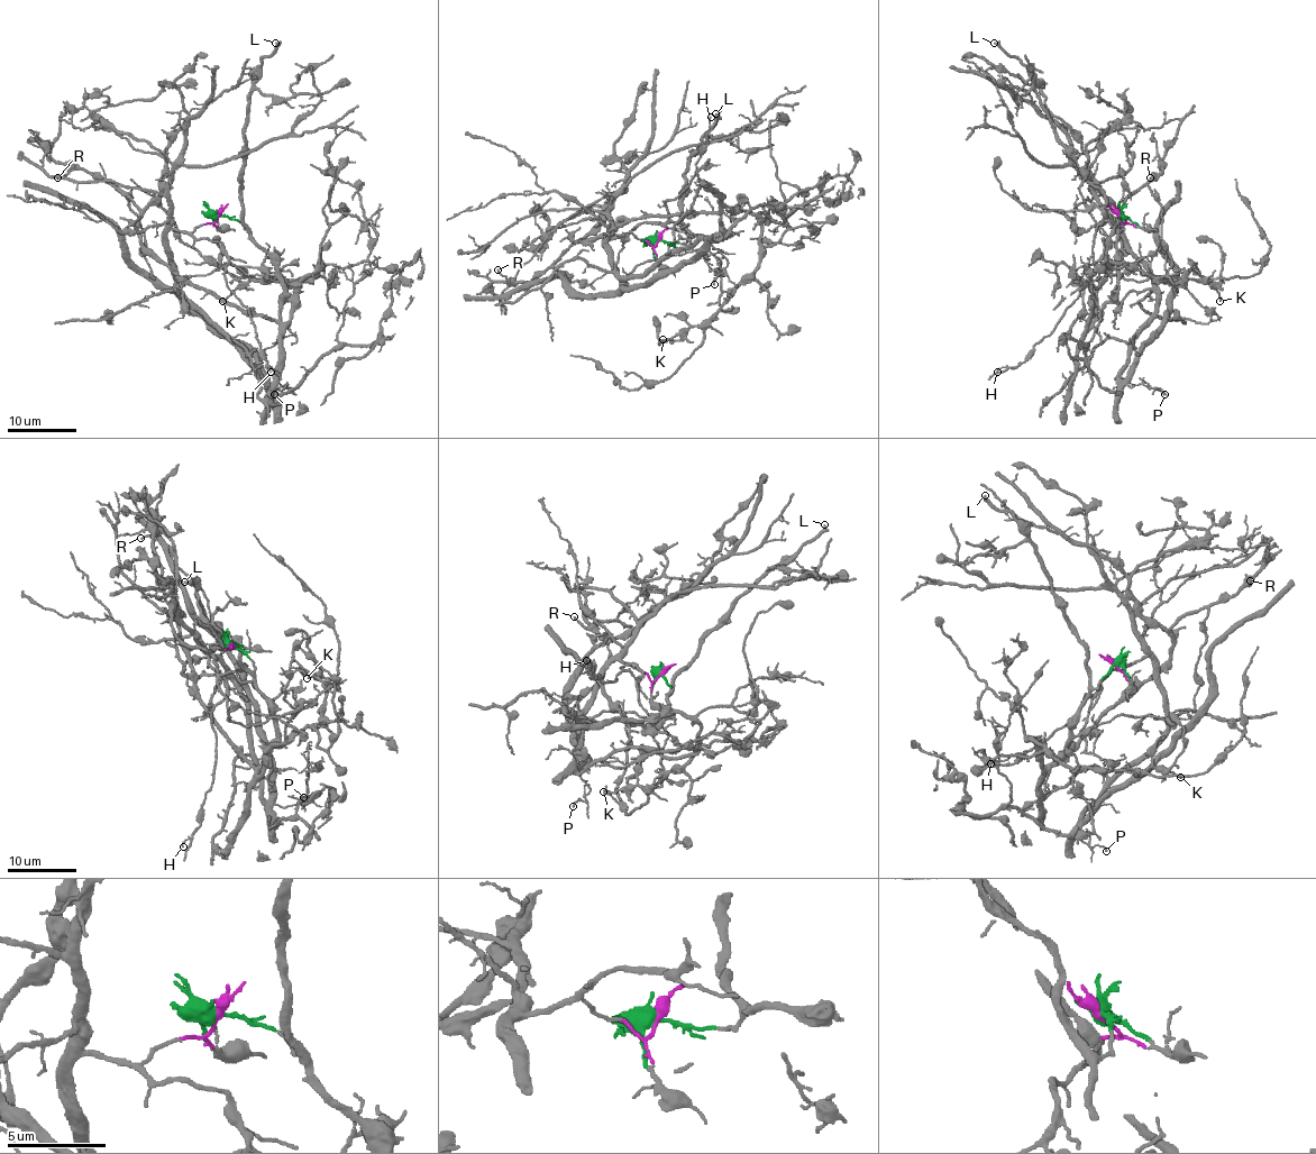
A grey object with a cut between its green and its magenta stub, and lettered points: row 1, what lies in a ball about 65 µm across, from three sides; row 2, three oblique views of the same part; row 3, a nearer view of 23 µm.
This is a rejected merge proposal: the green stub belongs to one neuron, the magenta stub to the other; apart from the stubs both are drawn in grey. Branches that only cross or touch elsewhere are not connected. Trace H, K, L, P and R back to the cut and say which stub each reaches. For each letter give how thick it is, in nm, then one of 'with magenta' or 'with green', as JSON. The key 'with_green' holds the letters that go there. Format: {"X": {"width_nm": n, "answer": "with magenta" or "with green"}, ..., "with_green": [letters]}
{"H": {"width_nm": 100, "answer": "with magenta"}, "K": {"width_nm": 150, "answer": "with green"}, "L": {"width_nm": 320, "answer": "with green"}, "P": {"width_nm": 140, "answer": "with magenta"}, "R": {"width_nm": 130, "answer": "with green"}, "with_green": ["K", "L", "R"]}

